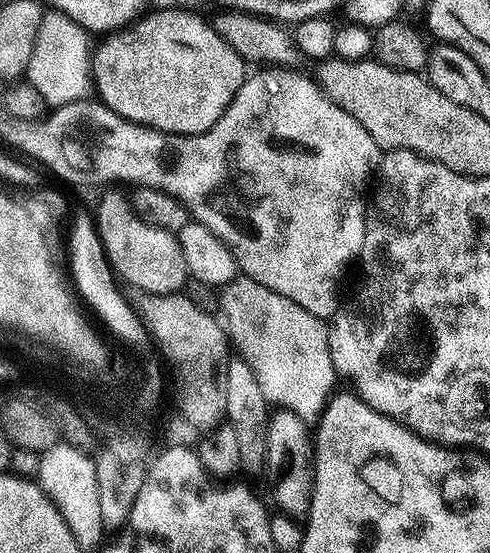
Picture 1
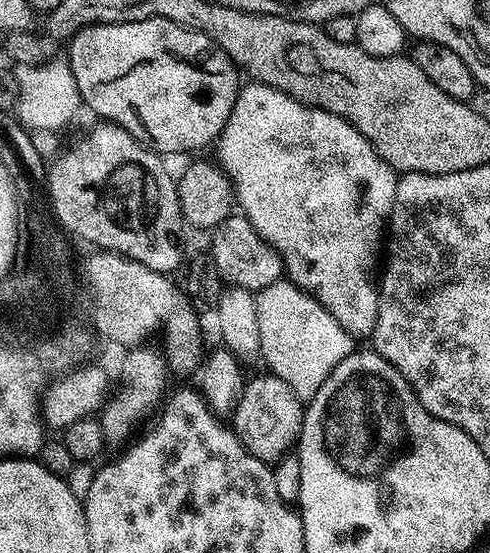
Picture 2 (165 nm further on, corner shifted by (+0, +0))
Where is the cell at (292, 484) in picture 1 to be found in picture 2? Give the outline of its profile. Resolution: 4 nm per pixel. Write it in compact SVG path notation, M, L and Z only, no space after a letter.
M271 374L263 375L256 376L253 380L251 377L245 383L242 398L231 414L230 424L248 452L264 464L272 466L297 447L305 405L296 397L294 390L282 382L282 378Z

